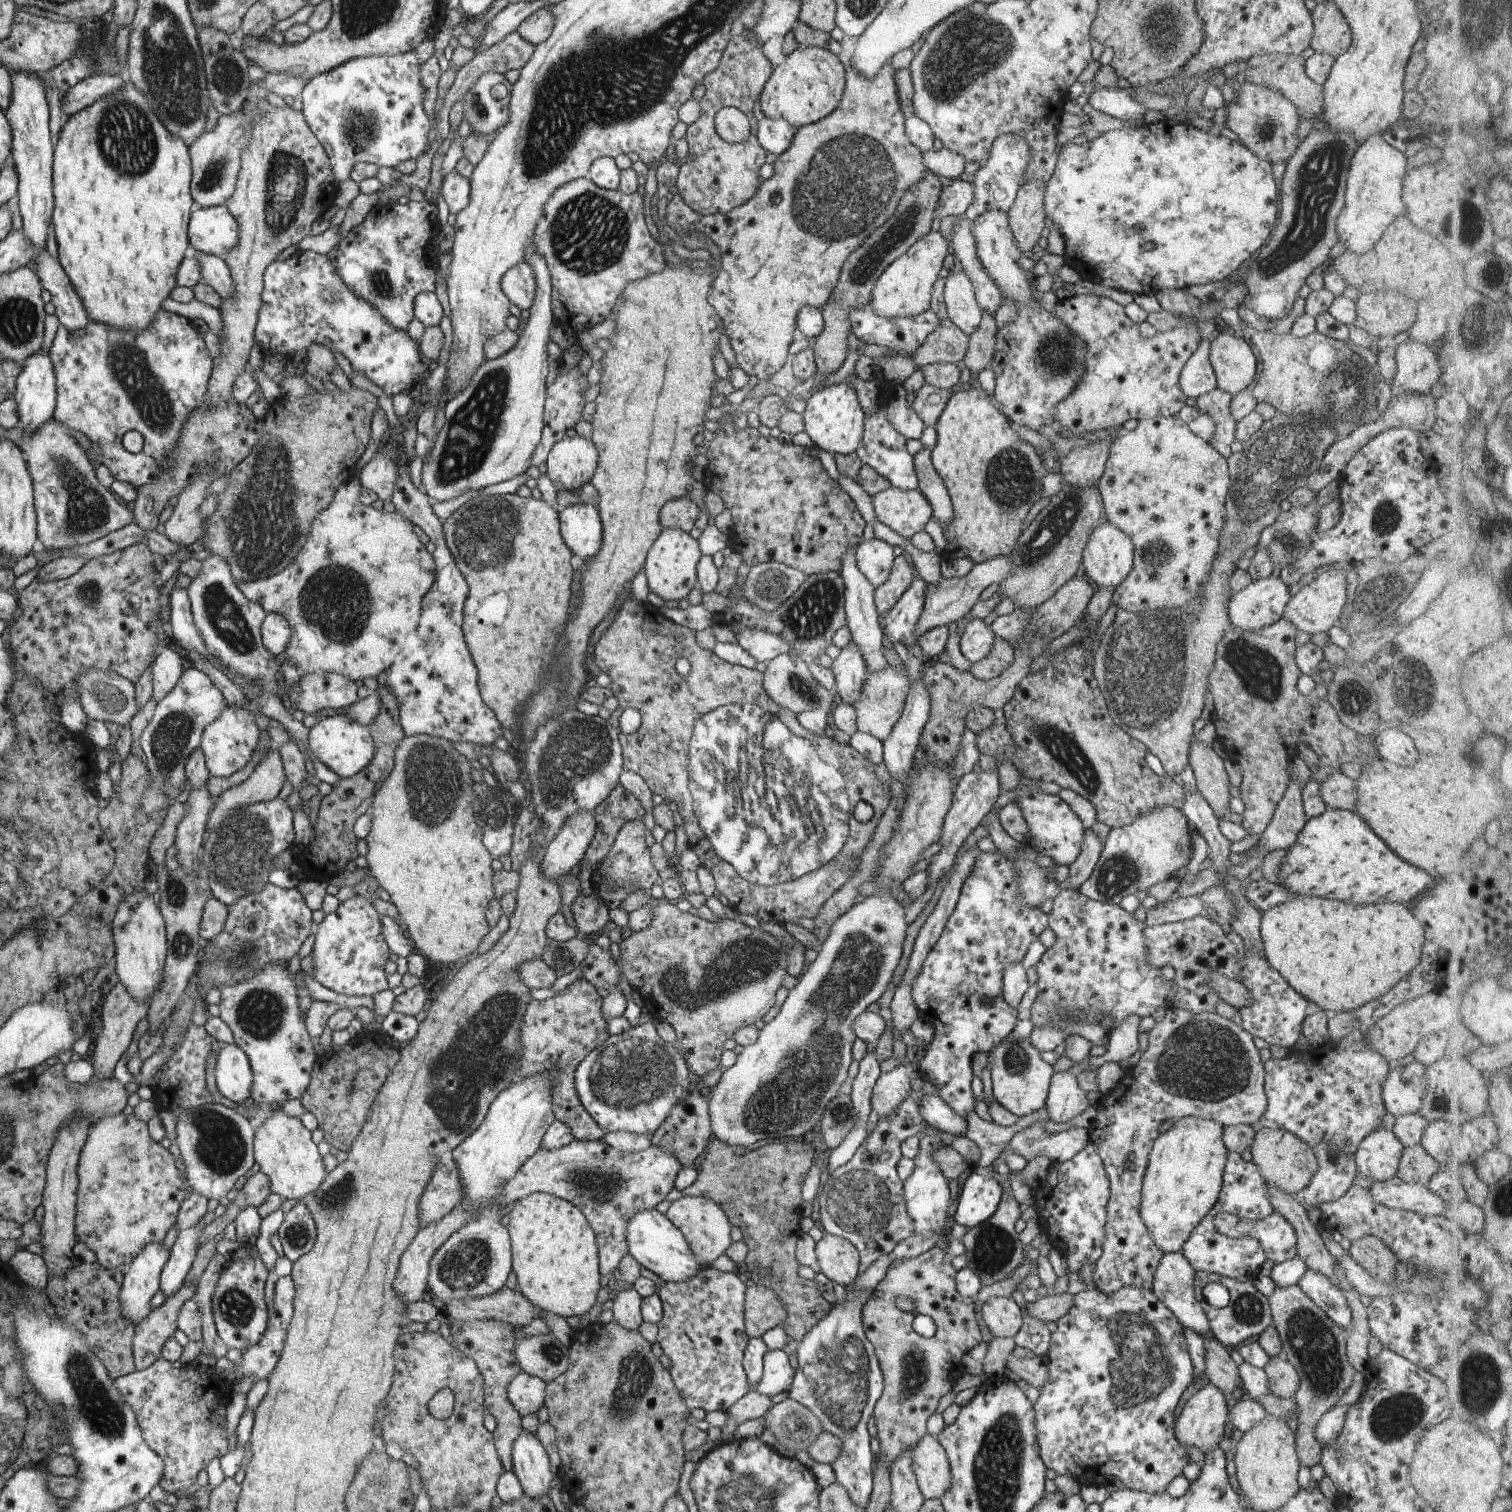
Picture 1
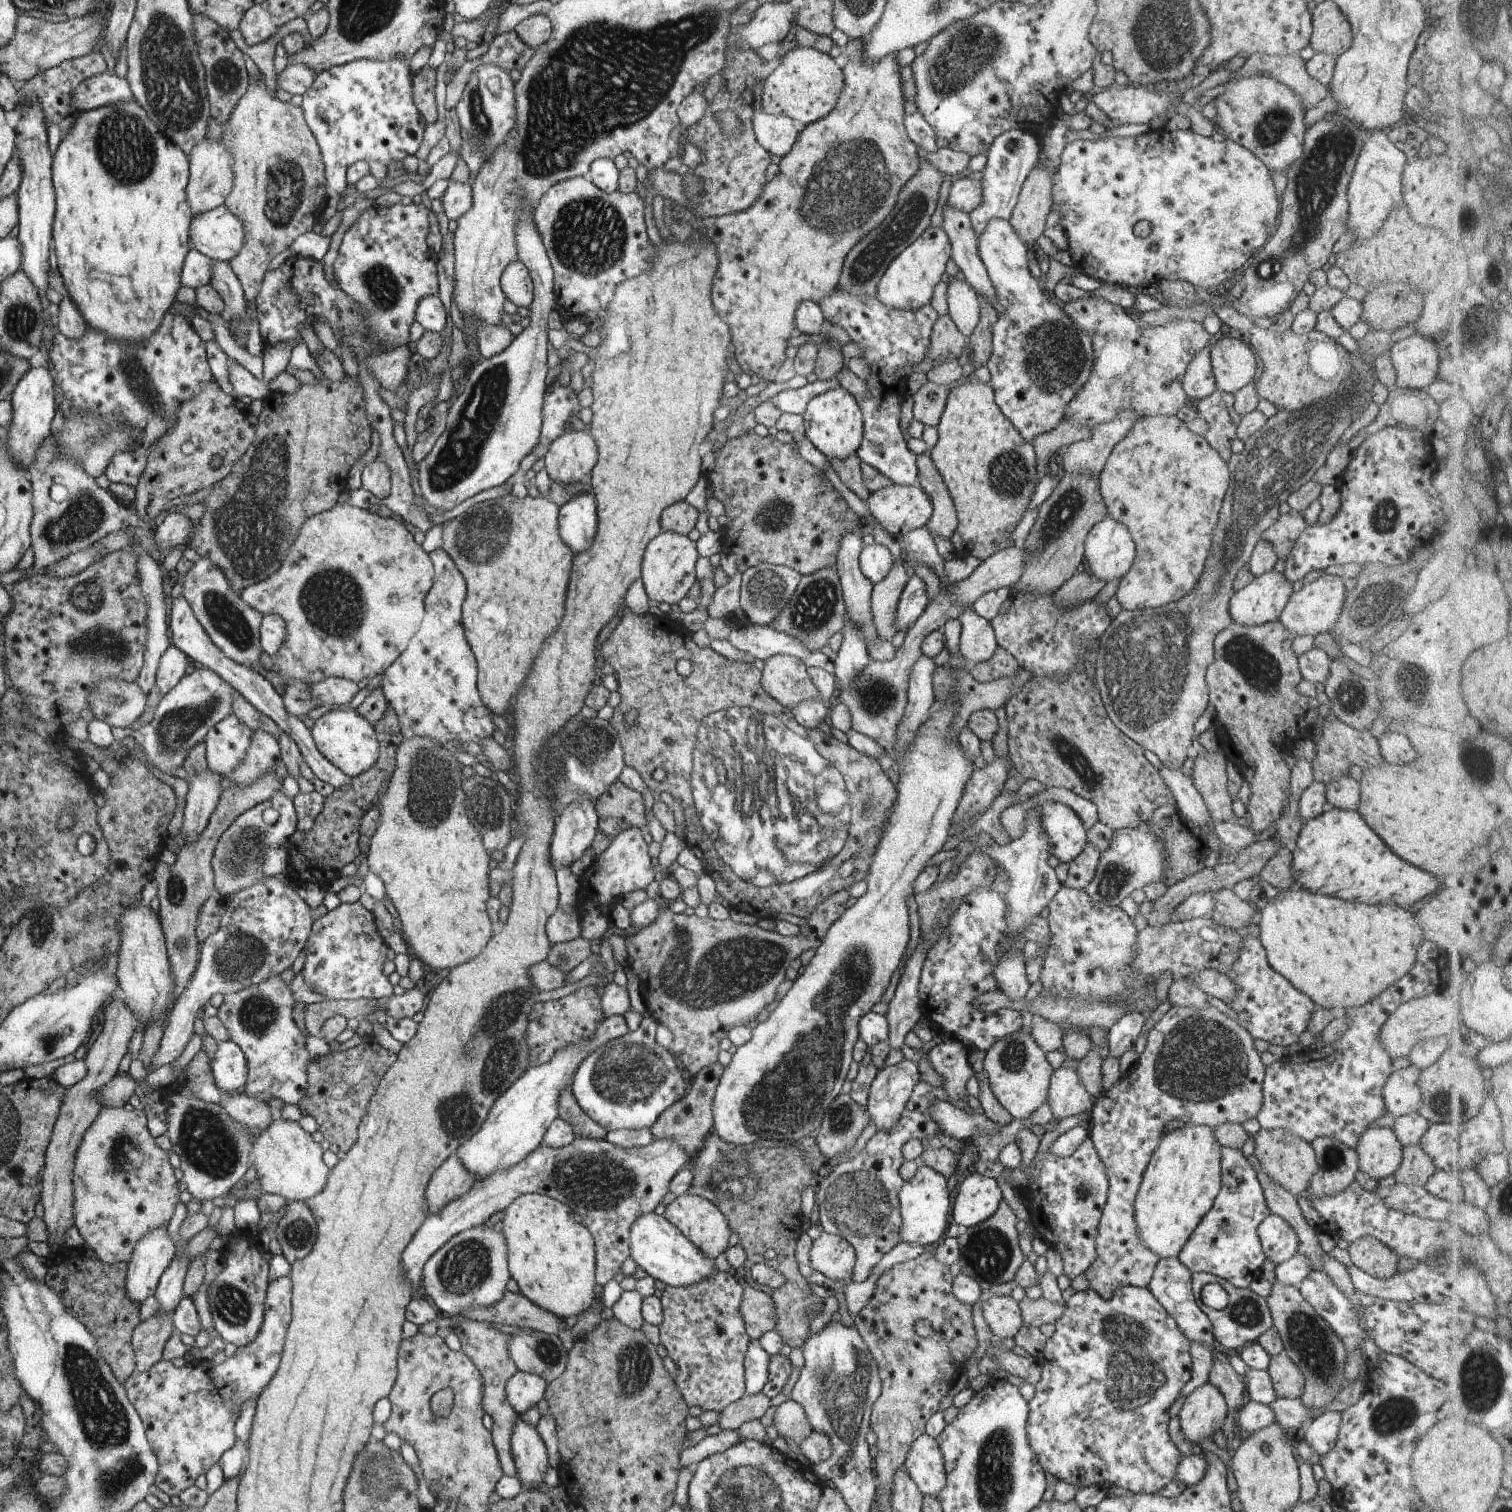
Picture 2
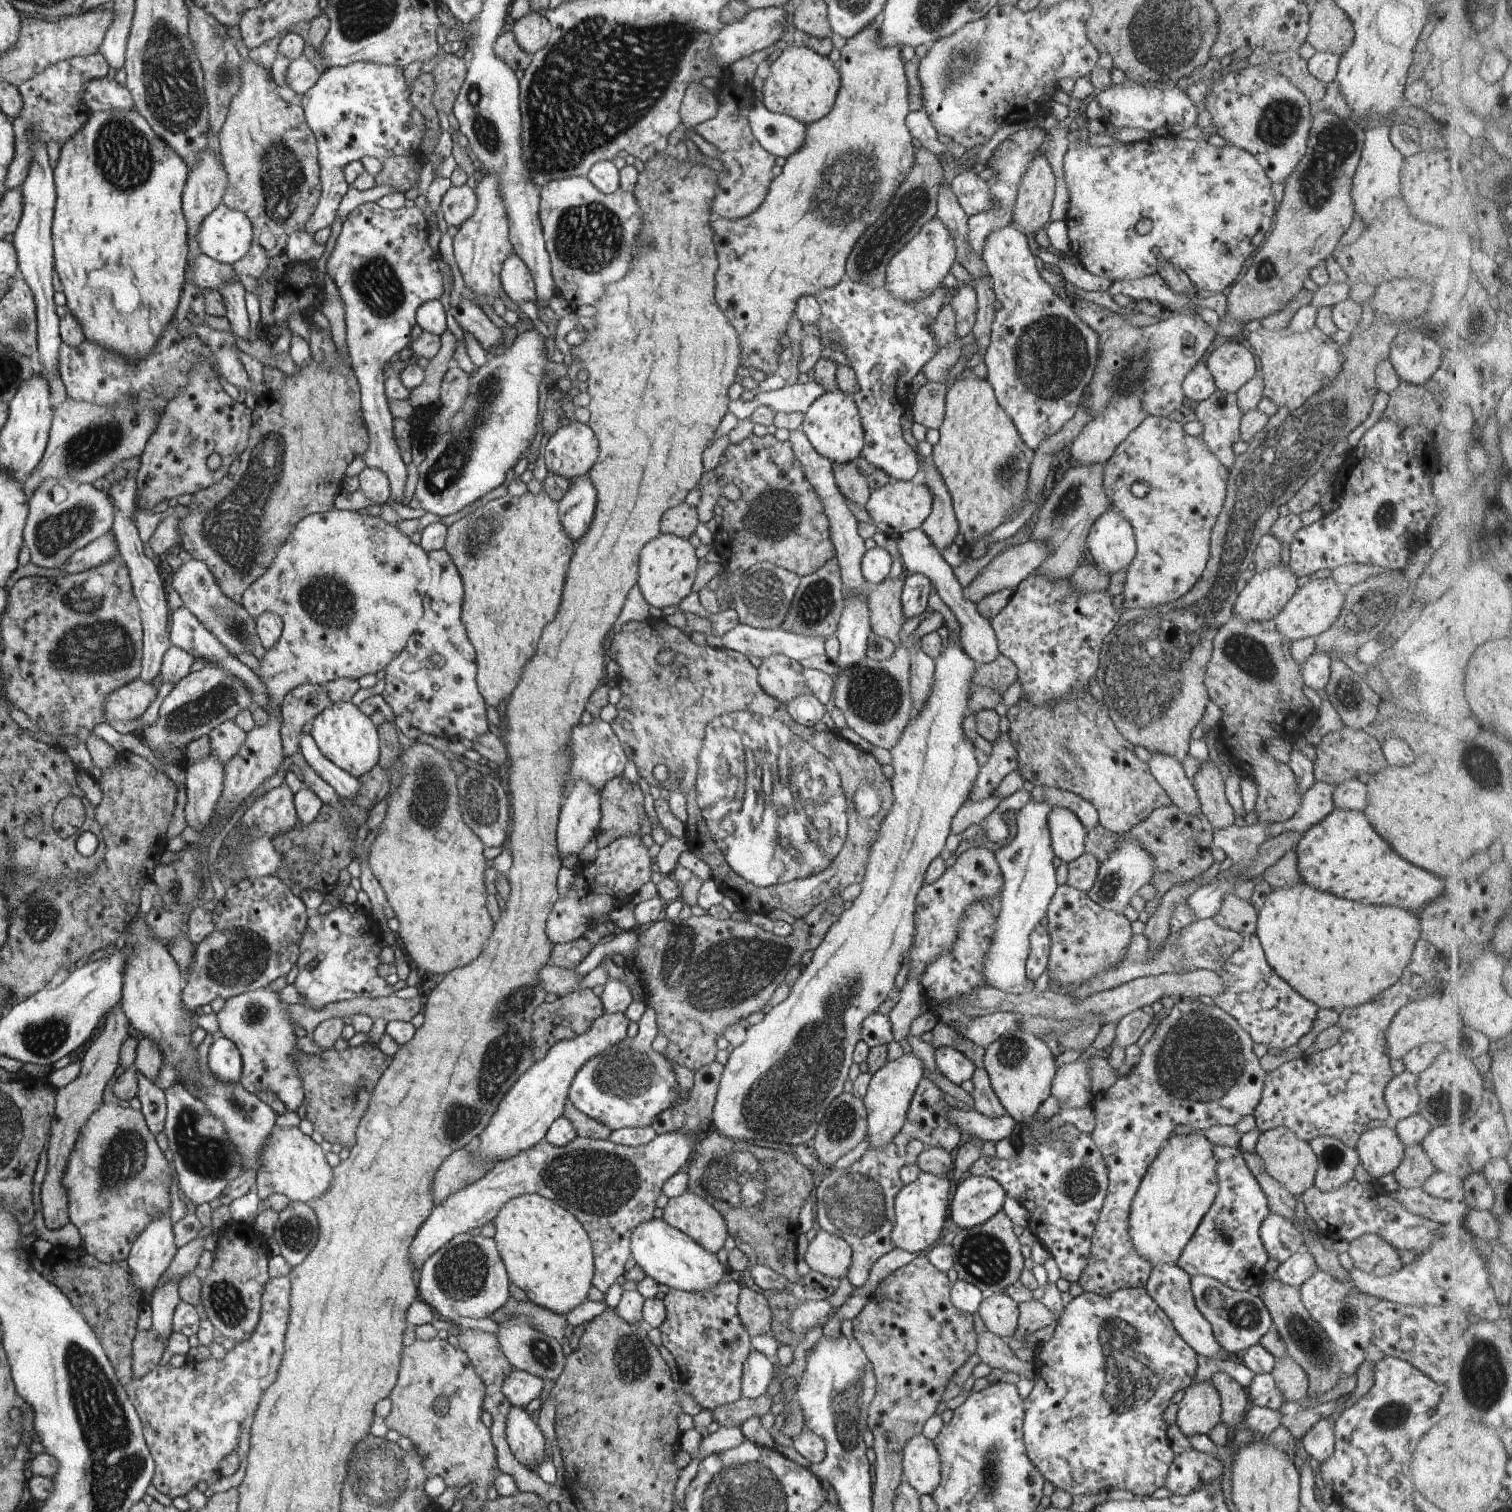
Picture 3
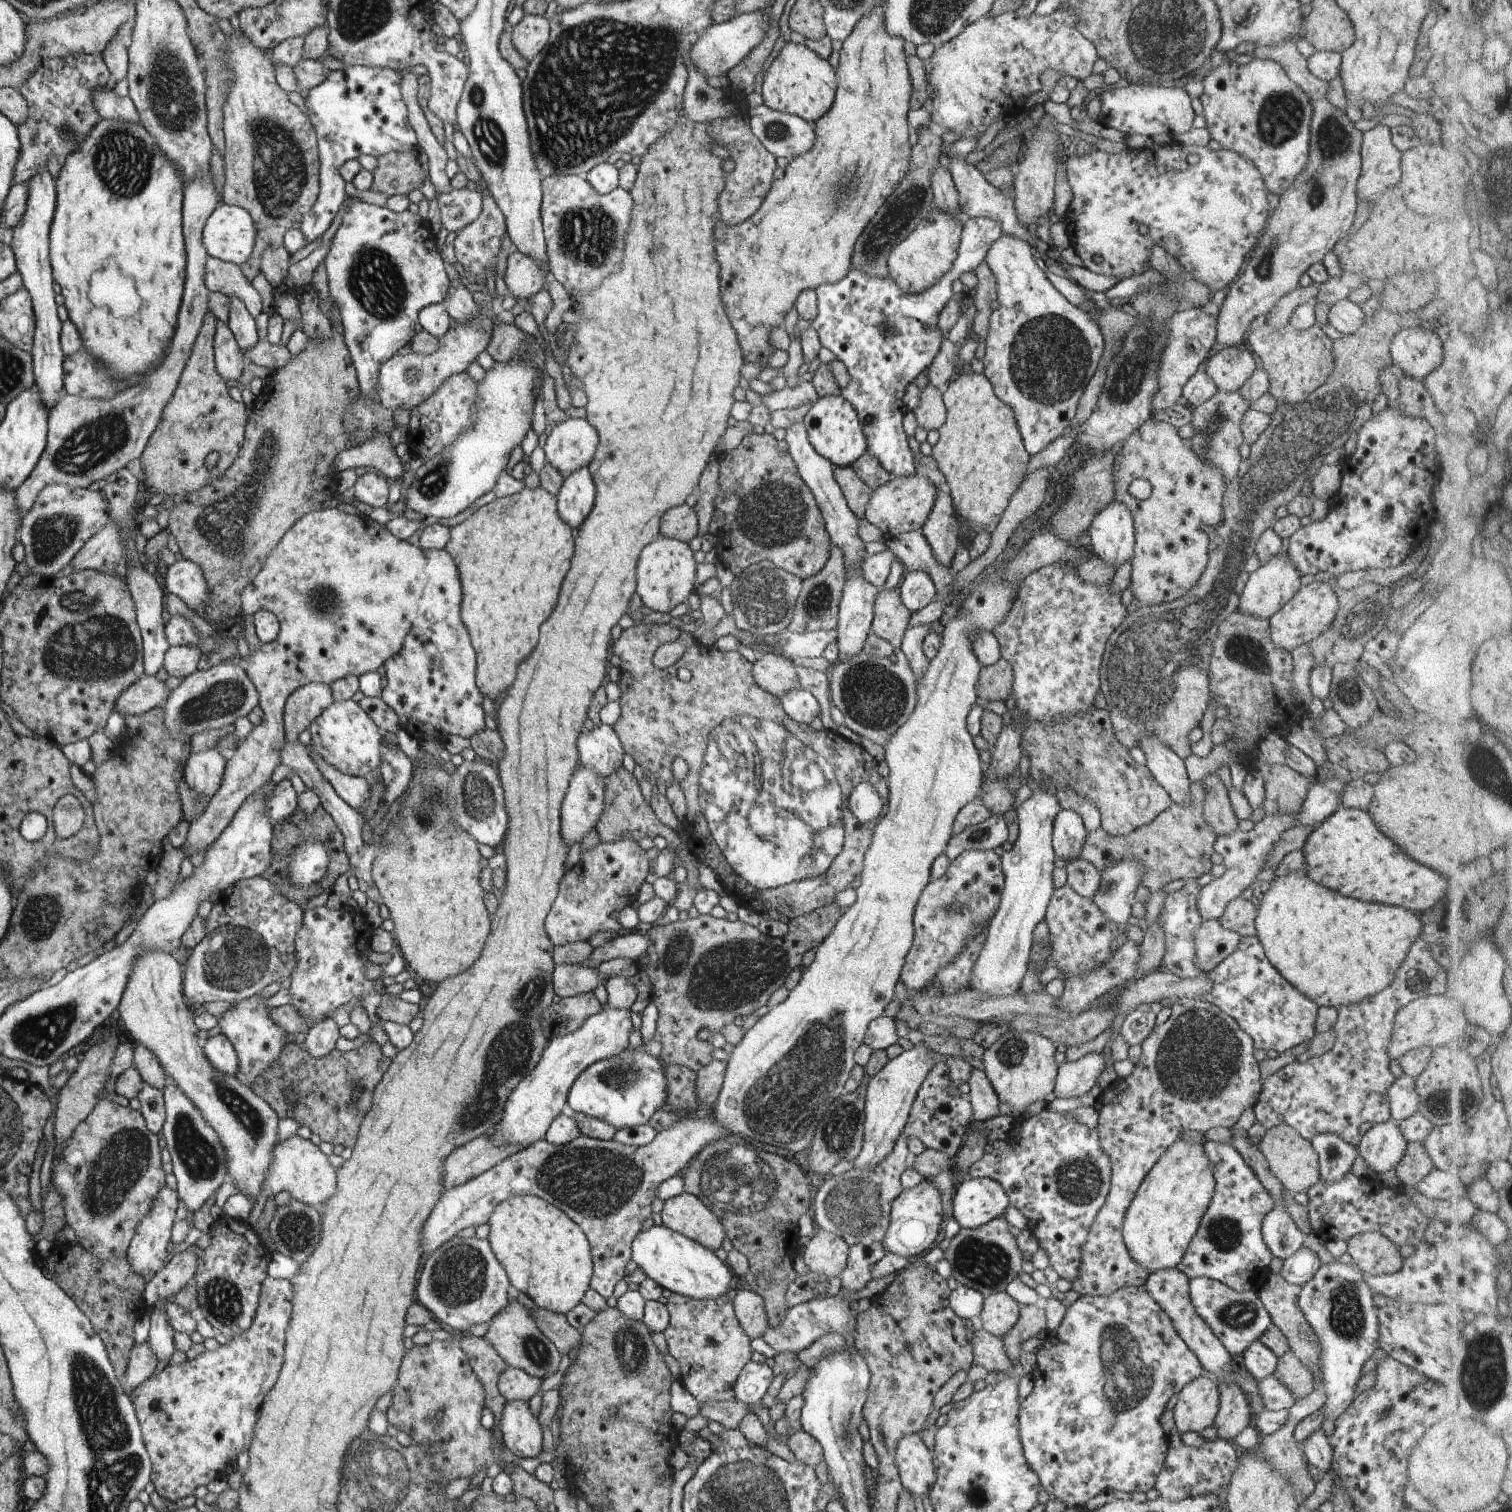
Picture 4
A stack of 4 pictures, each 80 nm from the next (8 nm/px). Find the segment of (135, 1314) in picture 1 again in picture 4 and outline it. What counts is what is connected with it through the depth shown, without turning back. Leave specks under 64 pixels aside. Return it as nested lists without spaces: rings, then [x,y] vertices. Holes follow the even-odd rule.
[[[164,1187],[156,1198],[156,1202],[153,1203],[151,1212],[143,1218],[141,1224],[137,1227],[137,1233],[131,1241],[130,1248],[127,1250],[131,1269],[146,1282],[150,1282],[156,1276],[156,1273],[167,1265],[166,1256],[172,1249],[170,1246],[172,1227],[175,1223],[174,1218],[176,1218],[178,1200],[177,1192],[174,1192],[169,1187]]]

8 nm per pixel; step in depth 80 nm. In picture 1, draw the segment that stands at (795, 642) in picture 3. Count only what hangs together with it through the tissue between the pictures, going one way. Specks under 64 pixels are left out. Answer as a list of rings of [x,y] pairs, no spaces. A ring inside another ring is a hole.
[[[744,629],[742,633],[736,636],[738,644],[746,650],[752,658],[755,658],[757,662],[767,664],[769,660],[772,660],[776,655],[782,653],[793,654],[786,640],[768,631]]]

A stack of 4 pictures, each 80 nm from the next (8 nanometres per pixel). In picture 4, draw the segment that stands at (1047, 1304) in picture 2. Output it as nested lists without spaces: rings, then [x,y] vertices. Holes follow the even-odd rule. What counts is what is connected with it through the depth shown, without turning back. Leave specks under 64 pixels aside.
[[[1019,1305],[1019,1317],[1016,1324],[1002,1337],[1005,1351],[1010,1360],[1018,1361],[1022,1349],[1021,1344],[1037,1336],[1040,1330],[1047,1329],[1045,1309],[1035,1305]]]

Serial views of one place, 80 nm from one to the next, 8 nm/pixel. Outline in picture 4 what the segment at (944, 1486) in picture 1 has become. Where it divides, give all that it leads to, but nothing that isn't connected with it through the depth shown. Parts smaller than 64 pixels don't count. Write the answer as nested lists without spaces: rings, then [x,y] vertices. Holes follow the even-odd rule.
[[[918,1433],[899,1442],[895,1461],[903,1488],[916,1496],[928,1494],[937,1479],[937,1466],[935,1455]]]

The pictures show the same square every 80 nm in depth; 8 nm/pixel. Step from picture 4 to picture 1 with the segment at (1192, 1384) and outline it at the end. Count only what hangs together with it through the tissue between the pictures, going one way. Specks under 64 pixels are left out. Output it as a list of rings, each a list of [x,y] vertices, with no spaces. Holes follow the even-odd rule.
[[[1212,1383],[1204,1388],[1197,1390],[1192,1398],[1183,1406],[1181,1414],[1175,1421],[1174,1433],[1176,1440],[1182,1446],[1190,1446],[1190,1448],[1198,1448],[1202,1452],[1207,1453],[1223,1440],[1224,1430],[1226,1430],[1226,1422],[1228,1422],[1228,1406],[1224,1393]]]

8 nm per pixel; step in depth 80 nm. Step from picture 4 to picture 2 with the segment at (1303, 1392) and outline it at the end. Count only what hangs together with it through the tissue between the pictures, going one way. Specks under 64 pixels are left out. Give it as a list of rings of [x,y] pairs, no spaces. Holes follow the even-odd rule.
[[[1286,1351],[1271,1356],[1267,1371],[1278,1398],[1300,1398],[1305,1387],[1305,1378],[1296,1364],[1288,1358]]]

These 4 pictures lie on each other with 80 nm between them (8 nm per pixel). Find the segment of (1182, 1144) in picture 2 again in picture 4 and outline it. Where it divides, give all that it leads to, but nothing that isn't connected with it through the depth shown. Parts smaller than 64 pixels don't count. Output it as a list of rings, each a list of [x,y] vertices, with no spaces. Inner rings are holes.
[[[1178,1137],[1148,1171],[1127,1208],[1122,1232],[1131,1257],[1150,1273],[1176,1268],[1214,1193],[1214,1173],[1203,1143]]]

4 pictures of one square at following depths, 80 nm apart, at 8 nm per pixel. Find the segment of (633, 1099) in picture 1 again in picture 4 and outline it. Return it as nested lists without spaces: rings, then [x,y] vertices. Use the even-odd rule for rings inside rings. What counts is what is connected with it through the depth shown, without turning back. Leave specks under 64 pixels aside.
[[[650,1000],[641,1013],[640,1034],[642,1045],[637,1049],[624,1049],[619,1055],[610,1057],[584,1069],[567,1098],[567,1111],[582,1113],[607,1122],[614,1128],[637,1127],[648,1124],[650,1117],[660,1108],[666,1107],[667,1074],[660,1058],[646,1053],[645,1043],[654,1040],[658,1009]]]

